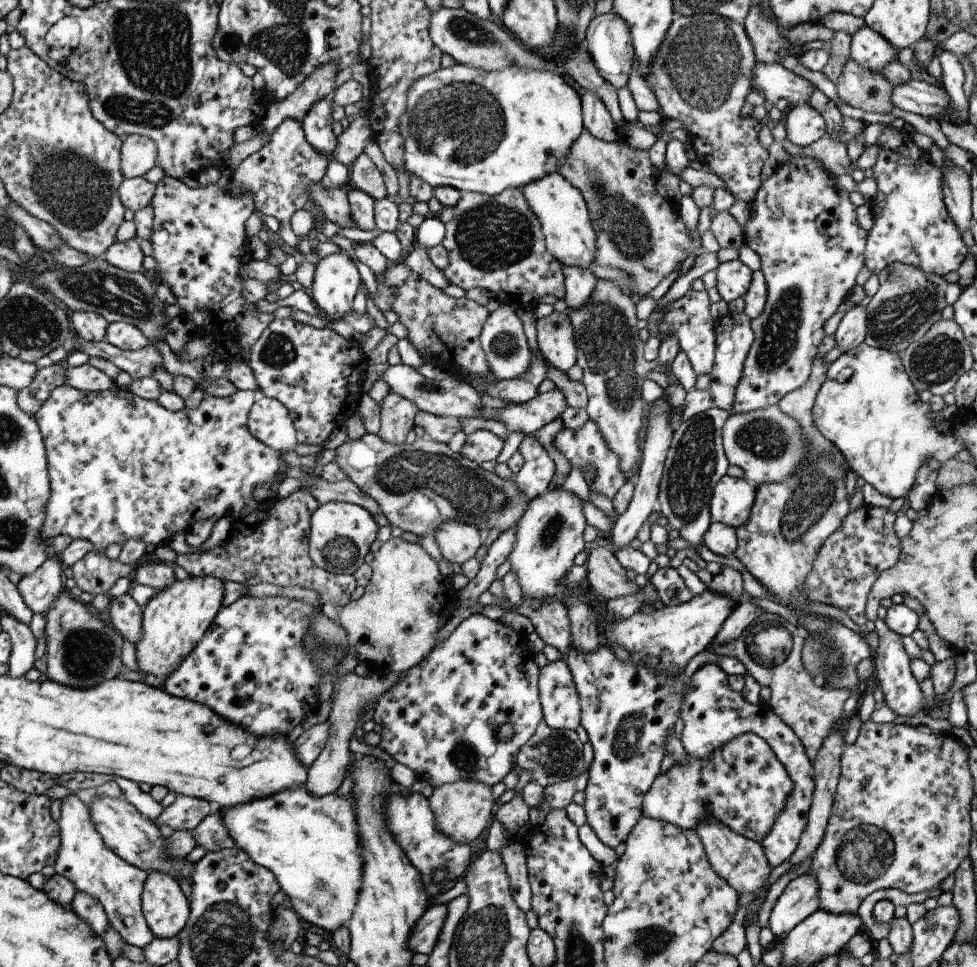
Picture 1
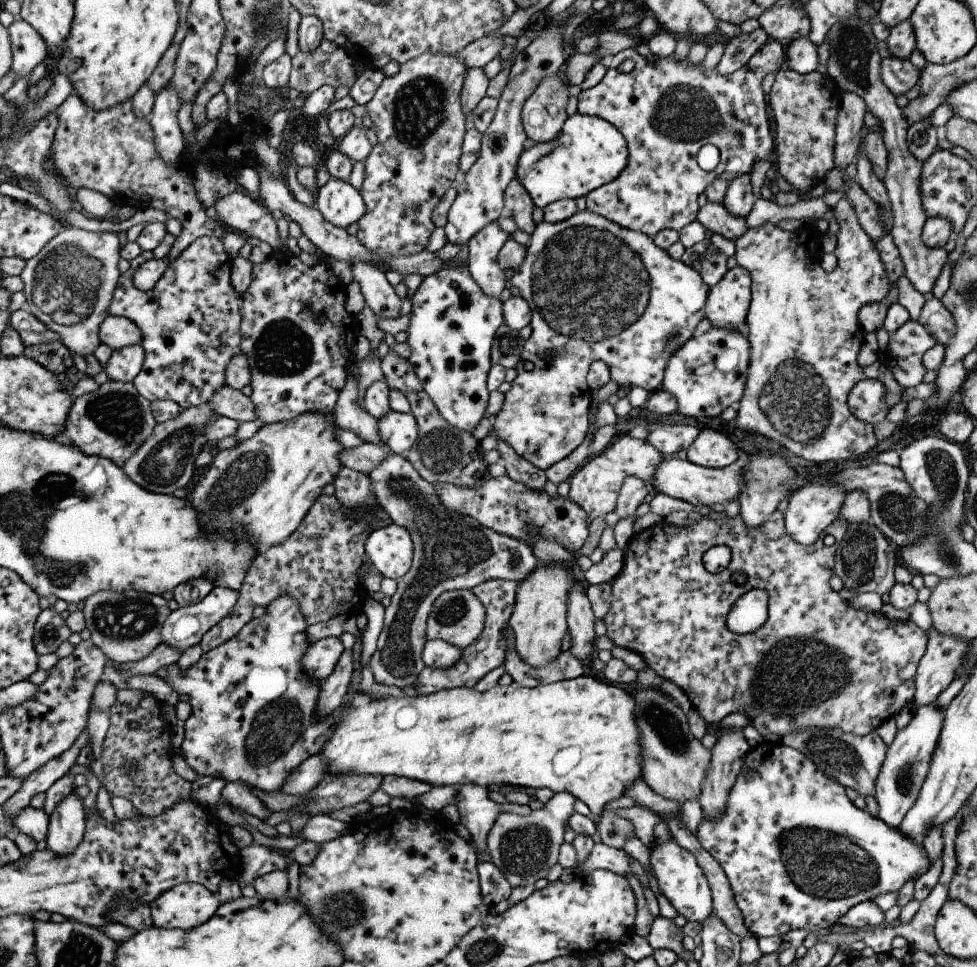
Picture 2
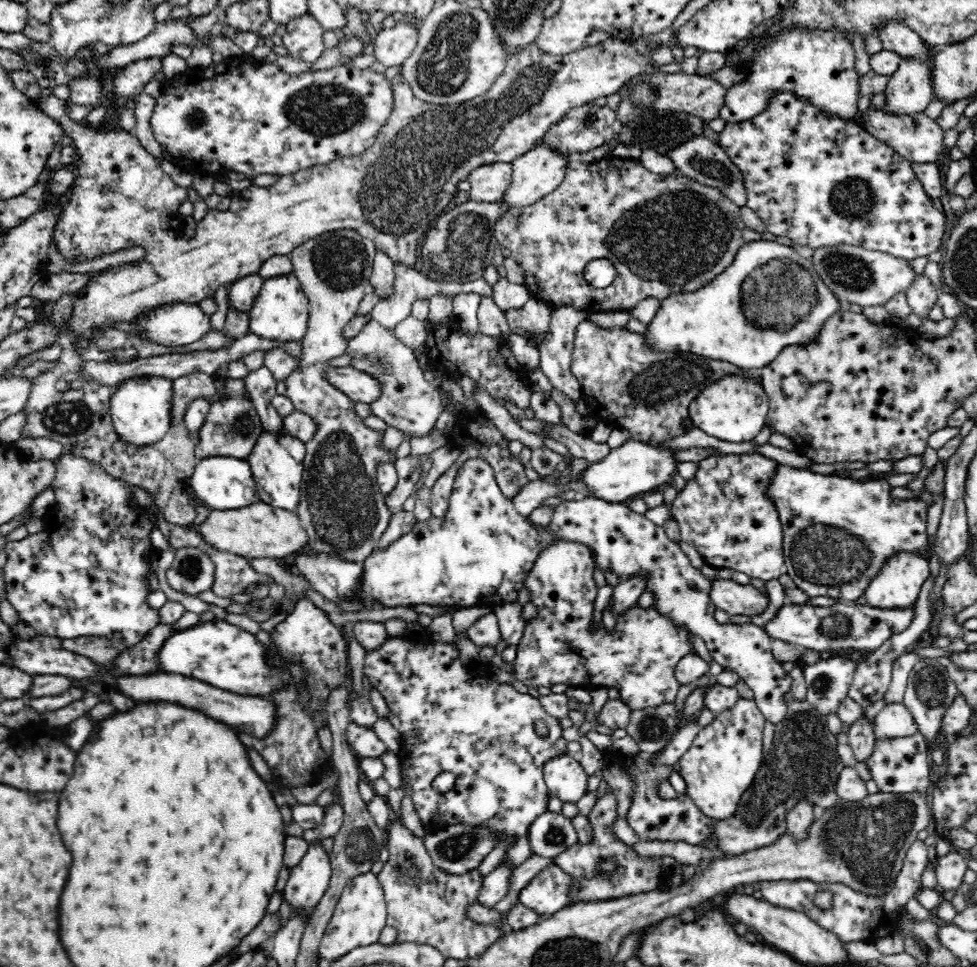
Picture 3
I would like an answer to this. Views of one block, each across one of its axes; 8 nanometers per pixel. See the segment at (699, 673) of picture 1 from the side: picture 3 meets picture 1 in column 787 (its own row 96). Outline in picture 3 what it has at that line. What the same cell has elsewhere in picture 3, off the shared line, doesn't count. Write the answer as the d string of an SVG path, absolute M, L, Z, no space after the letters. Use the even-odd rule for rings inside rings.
M784 30L778 38L774 38L770 44L766 44L756 54L755 64L746 70L746 80L738 85L728 88L724 106L720 110L720 117L728 123L750 120L758 114L762 114L770 100L782 92L790 94L811 104L822 114L831 114L840 120L855 119L860 113L856 113L858 72L855 70L854 48L851 41L842 34L834 32L820 32L819 30Z

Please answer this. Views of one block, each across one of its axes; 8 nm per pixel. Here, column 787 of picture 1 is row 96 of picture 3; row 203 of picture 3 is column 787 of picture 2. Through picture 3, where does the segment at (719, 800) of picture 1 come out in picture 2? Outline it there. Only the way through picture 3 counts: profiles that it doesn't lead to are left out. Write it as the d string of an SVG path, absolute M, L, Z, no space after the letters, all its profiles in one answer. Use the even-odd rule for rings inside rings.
M765 740L758 746L747 749L743 755L743 764L739 768L739 774L735 777L735 782L733 782L729 794L727 794L727 802L725 802L725 810L723 810L721 818L717 818L717 820L703 818L699 822L694 835L698 838L703 850L706 850L717 861L721 870L725 873L733 894L733 900L735 900L743 922L745 922L745 928L755 938L781 936L781 934L798 929L803 929L809 938L825 931L836 934L838 930L837 920L843 914L847 914L849 908L853 908L860 902L871 901L880 894L897 892L903 884L908 881L914 882L919 876L927 872L929 866L931 866L931 862L927 860L925 850L923 850L921 844L911 842L909 838L905 838L897 830L897 827L891 829L881 819L872 817L867 811L862 811L853 806L853 803L847 799L843 787L825 776L823 772L820 772L801 752L778 742L771 743Z

